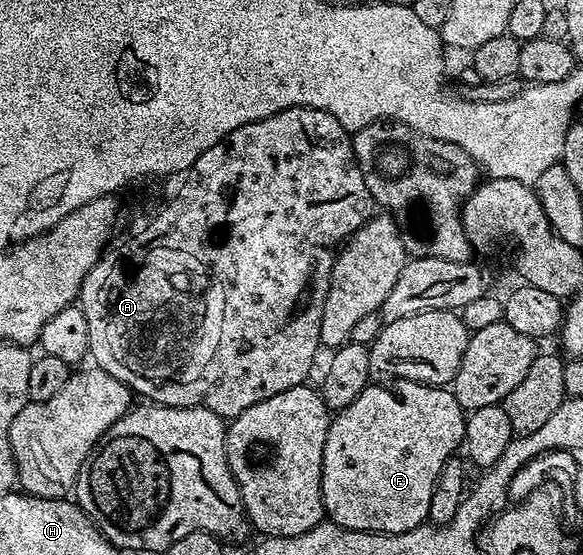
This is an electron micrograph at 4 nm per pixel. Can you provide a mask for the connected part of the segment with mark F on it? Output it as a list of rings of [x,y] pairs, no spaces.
[[[414,380],[400,381],[401,400],[389,388],[376,388],[370,386],[351,402],[351,406],[340,409],[330,419],[327,430],[327,442],[323,446],[323,466],[321,467],[321,501],[325,507],[324,515],[330,521],[347,530],[356,532],[386,532],[394,536],[403,534],[407,530],[415,530],[419,525],[429,520],[431,510],[431,494],[435,494],[435,482],[443,470],[443,466],[453,455],[464,445],[465,442],[465,417],[467,415],[464,408],[459,406],[459,402],[453,397],[452,391],[448,387],[435,384],[420,384]]]

